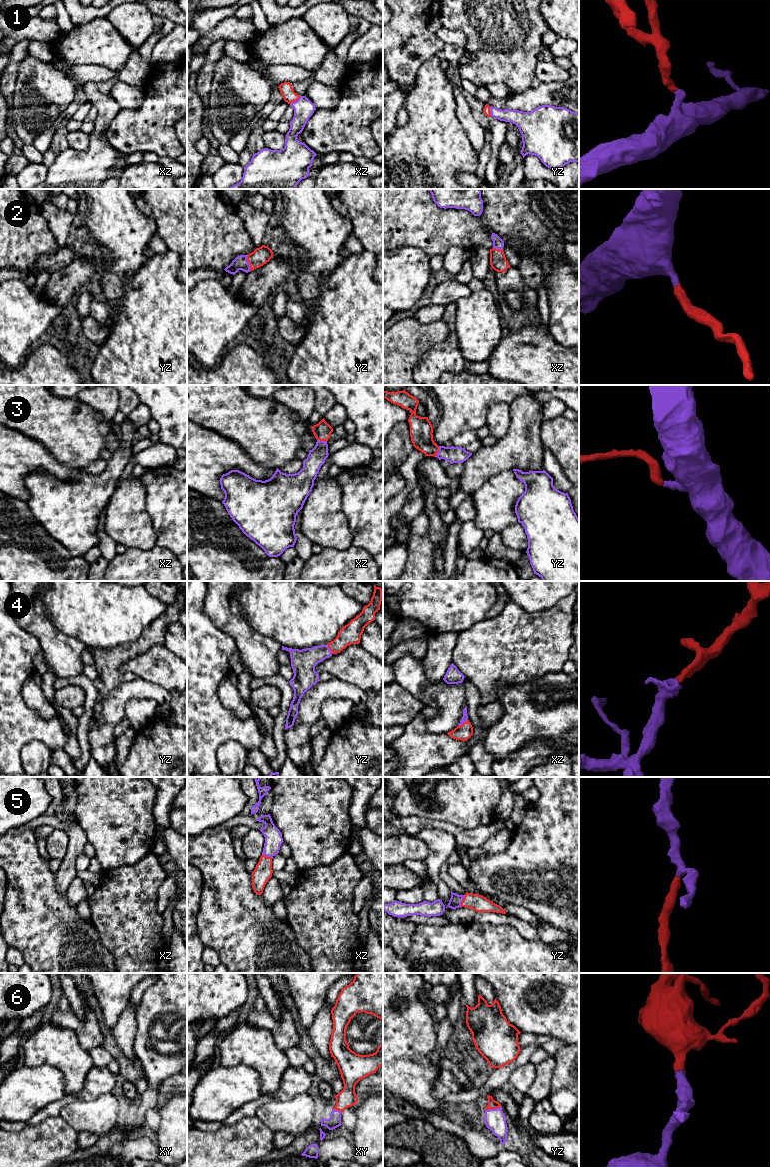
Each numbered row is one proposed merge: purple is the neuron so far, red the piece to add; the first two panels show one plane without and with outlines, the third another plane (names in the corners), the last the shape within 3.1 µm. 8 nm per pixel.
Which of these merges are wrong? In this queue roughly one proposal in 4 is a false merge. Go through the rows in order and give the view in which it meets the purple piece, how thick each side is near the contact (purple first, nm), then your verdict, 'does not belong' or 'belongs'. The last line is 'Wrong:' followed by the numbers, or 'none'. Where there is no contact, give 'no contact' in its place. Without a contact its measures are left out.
1: meets purple in xz; 160 nm thick on the purple side, 100 nm on the other; belongs
2: meets purple in yz; 110 nm thick on the purple side, 140 nm on the other; belongs
3: meets purple in yz; 130 nm thick on the purple side, 190 nm on the other; belongs
4: meets purple in xz; 50 nm thick on the purple side, 120 nm on the other; belongs
5: meets purple in yz; 100 nm thick on the purple side, 140 nm on the other; belongs
6: meets purple in yz; 160 nm thick on the purple side, 80 nm on the other; belongs
Wrong: none

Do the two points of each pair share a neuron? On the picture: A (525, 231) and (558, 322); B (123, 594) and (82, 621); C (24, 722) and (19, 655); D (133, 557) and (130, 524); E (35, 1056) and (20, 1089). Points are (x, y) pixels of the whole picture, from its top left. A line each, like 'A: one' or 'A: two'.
A: two
B: one
C: one
D: two
E: two

